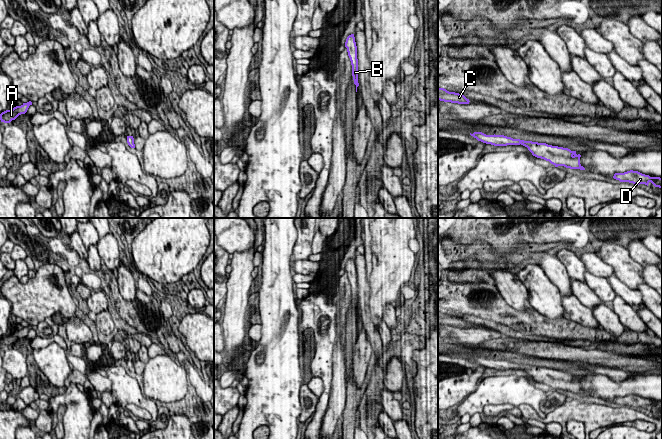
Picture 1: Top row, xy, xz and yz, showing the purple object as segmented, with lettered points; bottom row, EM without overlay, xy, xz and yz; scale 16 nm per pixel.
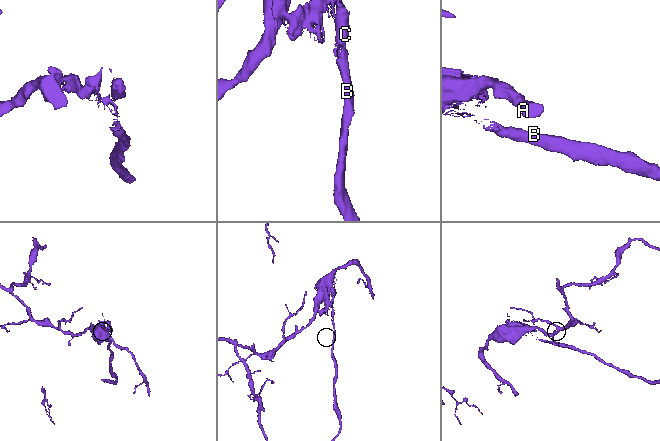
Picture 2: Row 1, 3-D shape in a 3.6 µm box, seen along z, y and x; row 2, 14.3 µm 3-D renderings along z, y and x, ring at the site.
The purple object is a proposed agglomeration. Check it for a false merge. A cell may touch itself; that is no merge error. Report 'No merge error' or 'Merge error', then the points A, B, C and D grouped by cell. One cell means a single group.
No merge error. Groups: A B C D

